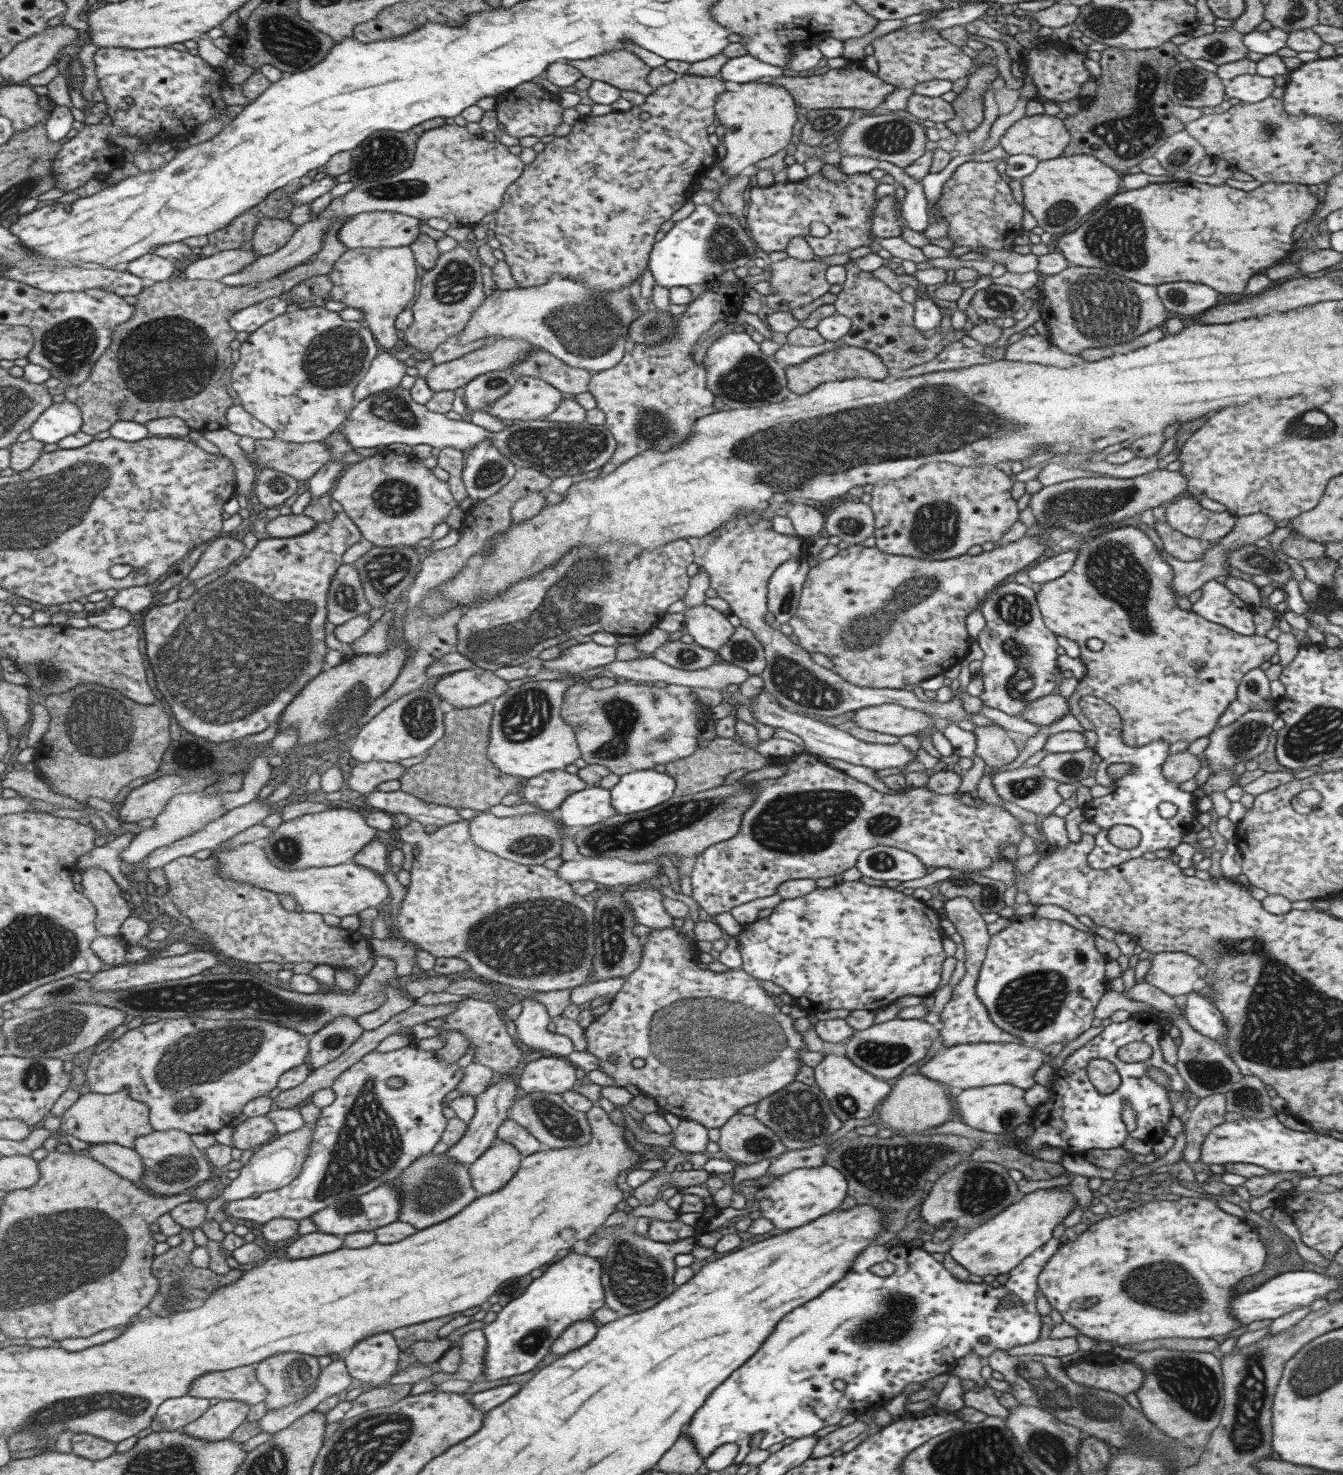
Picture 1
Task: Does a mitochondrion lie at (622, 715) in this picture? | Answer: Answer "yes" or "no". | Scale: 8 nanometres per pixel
yes

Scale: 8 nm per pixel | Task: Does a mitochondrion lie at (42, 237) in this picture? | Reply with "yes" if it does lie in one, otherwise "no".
no

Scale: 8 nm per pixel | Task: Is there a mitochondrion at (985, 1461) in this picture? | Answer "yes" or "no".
yes

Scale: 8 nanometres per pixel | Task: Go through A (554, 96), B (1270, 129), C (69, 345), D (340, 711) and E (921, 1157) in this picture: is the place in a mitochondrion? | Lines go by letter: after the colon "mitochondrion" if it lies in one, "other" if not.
A: other
B: mitochondrion
C: mitochondrion
D: mitochondrion
E: mitochondrion

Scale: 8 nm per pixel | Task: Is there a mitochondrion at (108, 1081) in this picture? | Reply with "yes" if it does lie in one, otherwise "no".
no

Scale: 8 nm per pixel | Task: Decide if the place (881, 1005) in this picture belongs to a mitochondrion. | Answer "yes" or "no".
no

